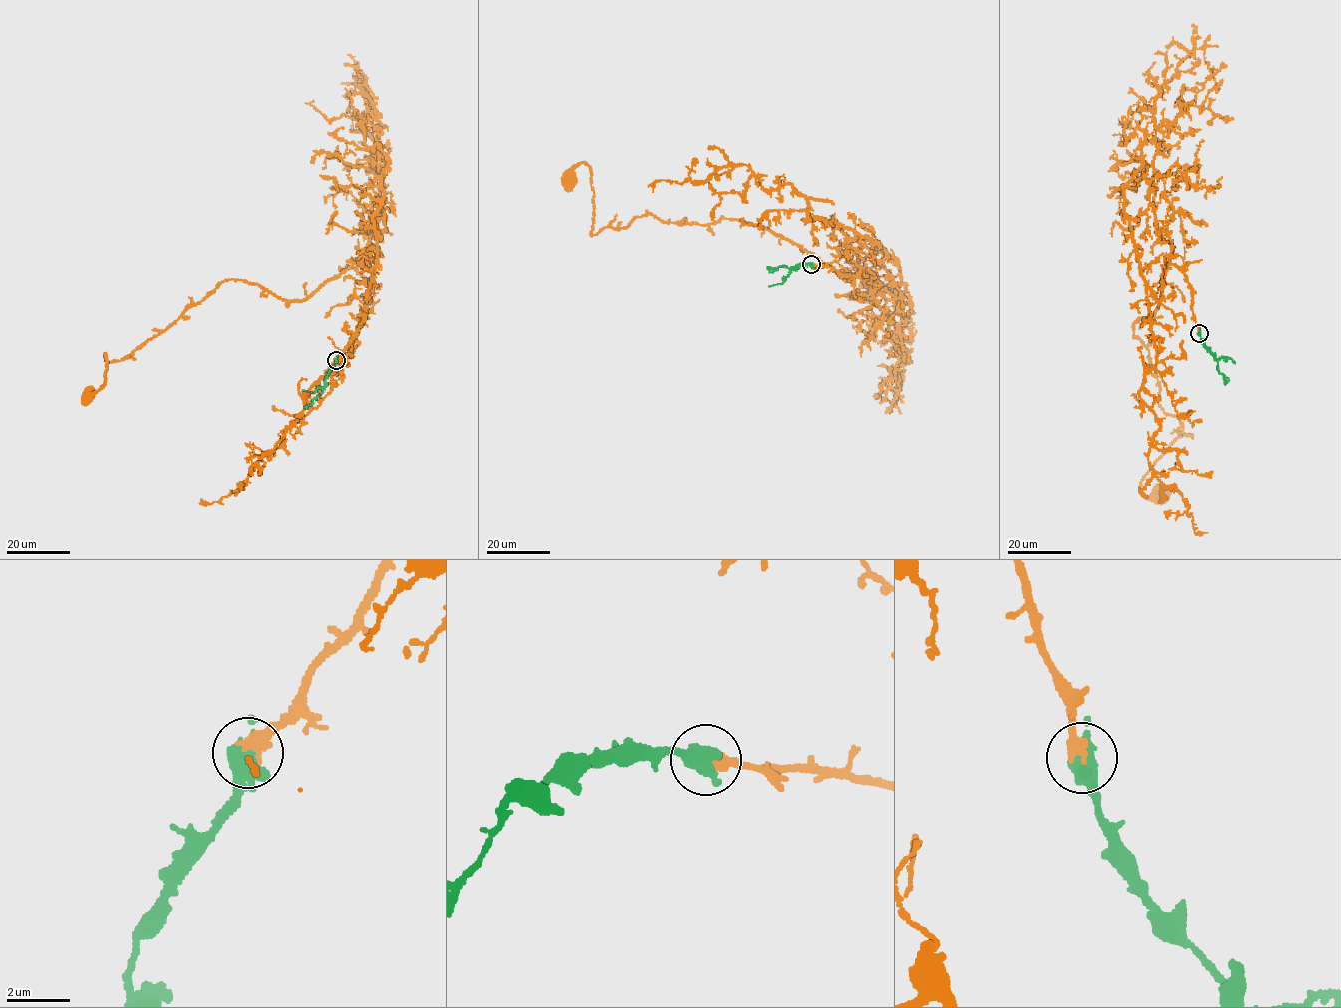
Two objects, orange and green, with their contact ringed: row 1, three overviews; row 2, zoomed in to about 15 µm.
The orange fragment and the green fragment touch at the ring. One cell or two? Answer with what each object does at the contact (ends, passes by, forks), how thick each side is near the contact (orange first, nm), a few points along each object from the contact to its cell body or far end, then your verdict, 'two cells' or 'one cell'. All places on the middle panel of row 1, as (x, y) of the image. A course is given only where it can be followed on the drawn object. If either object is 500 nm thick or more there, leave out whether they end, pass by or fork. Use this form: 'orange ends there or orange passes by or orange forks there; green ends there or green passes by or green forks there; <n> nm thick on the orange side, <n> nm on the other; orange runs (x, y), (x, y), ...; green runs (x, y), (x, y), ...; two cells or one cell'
440 nm thick on the orange side, 500 nm on the other; orange runs (812, 264), (896, 298), (732, 218), (590, 234), (588, 166), (568, 181); green runs (812, 264), (803, 263), (791, 269), (783, 282), (769, 286); one cell

